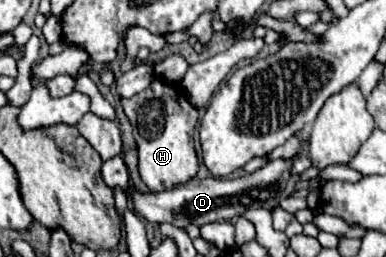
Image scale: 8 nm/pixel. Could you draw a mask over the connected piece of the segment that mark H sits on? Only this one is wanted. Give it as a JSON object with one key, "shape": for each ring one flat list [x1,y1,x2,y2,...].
{"shape":[[155,79,143,95,139,93,131,99,121,99,121,107,131,121,133,137,139,149,139,173,149,191,167,191,197,175,199,161,193,147,197,109,187,101,179,87,173,87,163,79]]}

